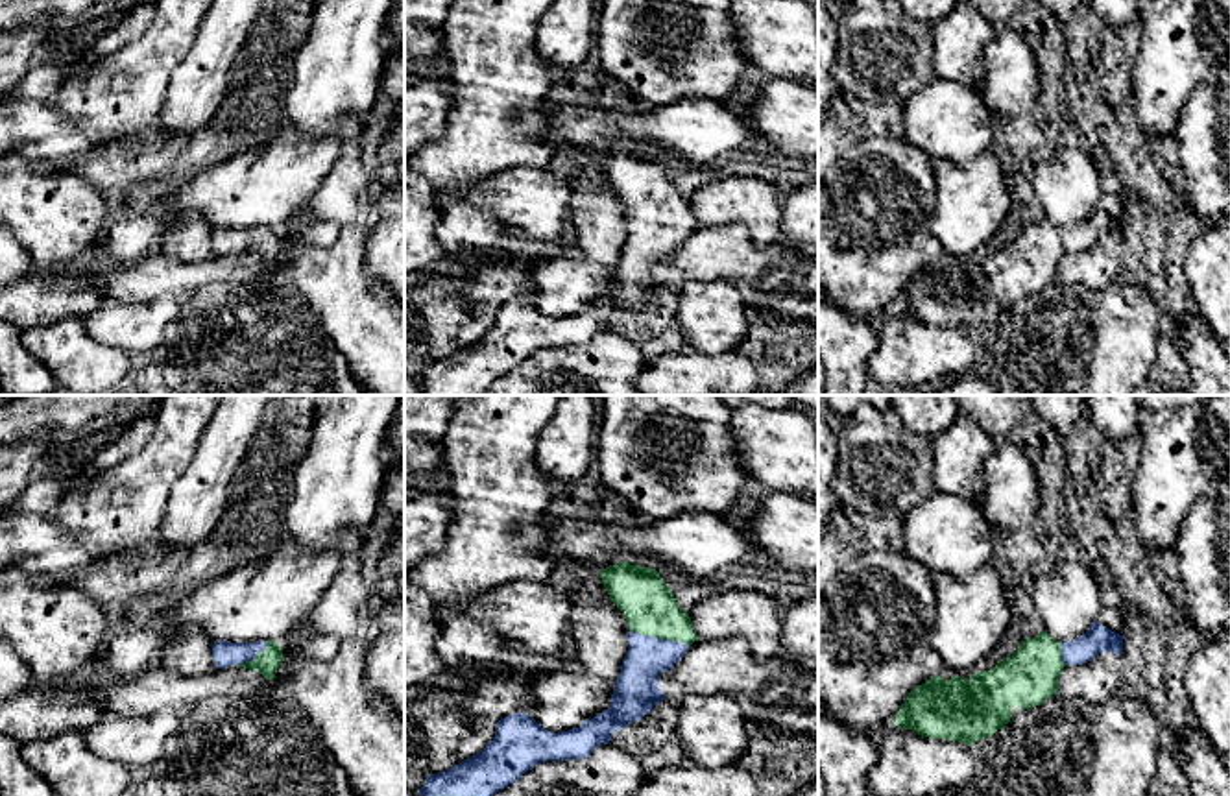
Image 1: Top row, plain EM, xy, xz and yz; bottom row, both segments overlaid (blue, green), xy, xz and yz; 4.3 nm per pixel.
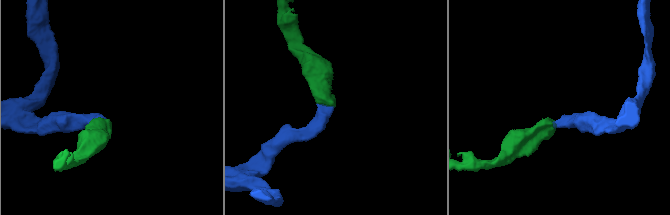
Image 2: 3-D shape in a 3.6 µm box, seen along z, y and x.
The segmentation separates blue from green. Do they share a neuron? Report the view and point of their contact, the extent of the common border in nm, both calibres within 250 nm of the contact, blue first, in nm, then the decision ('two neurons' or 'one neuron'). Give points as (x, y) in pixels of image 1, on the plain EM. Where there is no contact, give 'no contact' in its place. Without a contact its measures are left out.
meets blue in xz at (658, 224); contact 260 nm long; 190 nm thick on the blue side, 240 nm on the other; one neuron

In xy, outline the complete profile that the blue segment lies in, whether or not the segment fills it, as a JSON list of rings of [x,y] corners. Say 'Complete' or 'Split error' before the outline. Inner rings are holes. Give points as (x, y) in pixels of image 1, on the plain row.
Split error. [[[214,227],[212,231],[214,255],[238,251],[273,266],[284,244],[279,229],[255,227],[255,229],[231,229]]]

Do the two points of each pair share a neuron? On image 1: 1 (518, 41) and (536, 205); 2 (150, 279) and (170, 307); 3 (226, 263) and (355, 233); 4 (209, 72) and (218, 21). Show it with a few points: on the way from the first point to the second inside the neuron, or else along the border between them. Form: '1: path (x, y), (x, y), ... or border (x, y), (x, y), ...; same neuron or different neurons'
1: border (547, 165), (510, 167), (490, 178); different neurons
2: border (119, 300), (170, 296), (180, 303); different neurons
3: border (298, 215), (327, 220), (337, 229), (337, 239); different neurons
4: path (211, 60), (218, 45), (218, 34); same neuron

